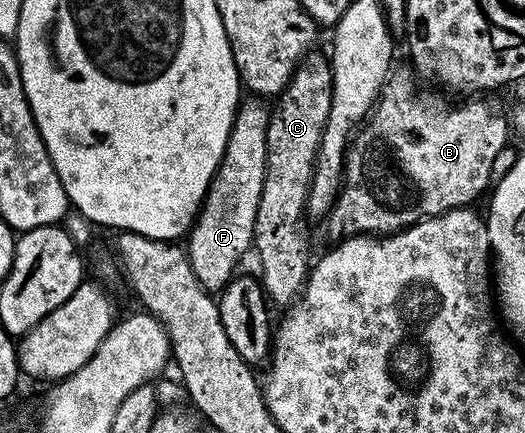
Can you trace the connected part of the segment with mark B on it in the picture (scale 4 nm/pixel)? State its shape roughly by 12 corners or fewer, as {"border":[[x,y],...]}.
{"border":[[388,79],[348,143],[331,232],[474,205],[509,120]]}

